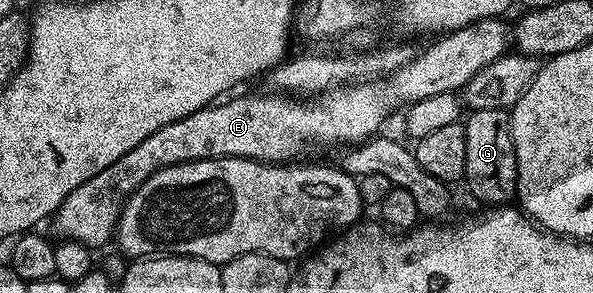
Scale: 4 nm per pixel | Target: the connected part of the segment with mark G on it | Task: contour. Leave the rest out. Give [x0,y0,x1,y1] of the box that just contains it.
[463,108,517,205]

